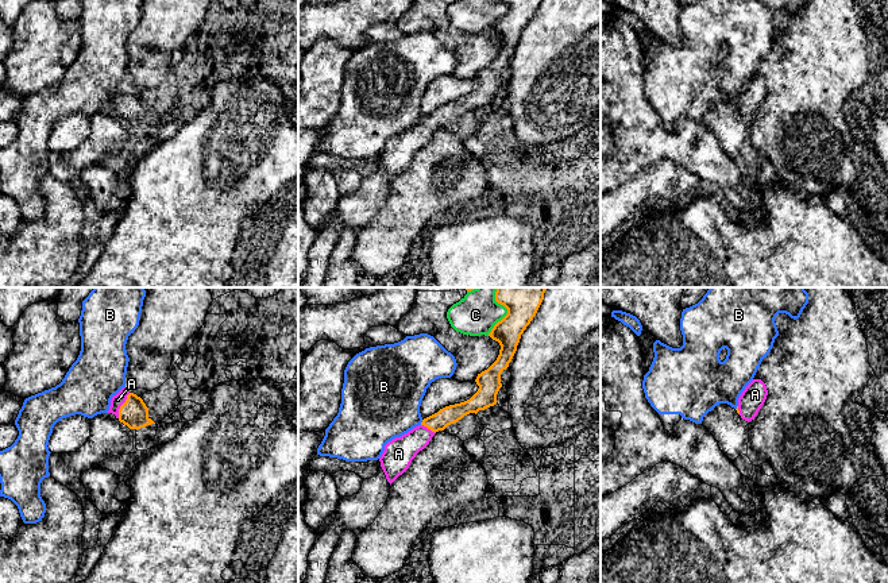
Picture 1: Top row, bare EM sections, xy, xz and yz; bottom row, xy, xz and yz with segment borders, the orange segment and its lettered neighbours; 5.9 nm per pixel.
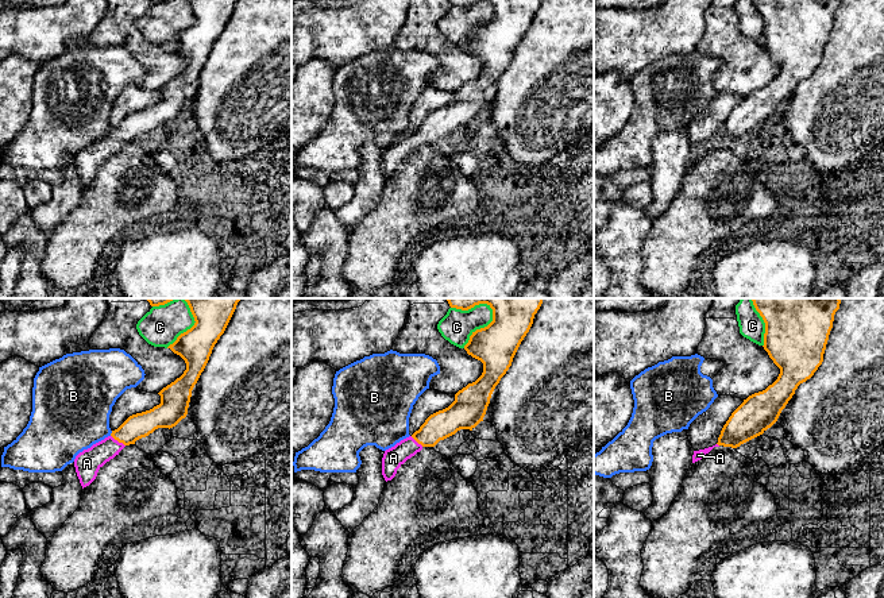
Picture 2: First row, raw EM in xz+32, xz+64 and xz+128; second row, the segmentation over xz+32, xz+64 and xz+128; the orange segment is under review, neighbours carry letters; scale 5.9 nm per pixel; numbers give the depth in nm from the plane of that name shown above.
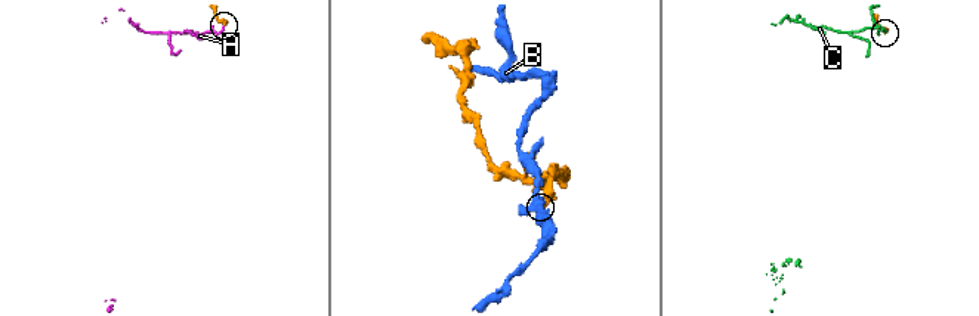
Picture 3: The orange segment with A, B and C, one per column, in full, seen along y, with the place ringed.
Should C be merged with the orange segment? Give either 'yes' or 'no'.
no

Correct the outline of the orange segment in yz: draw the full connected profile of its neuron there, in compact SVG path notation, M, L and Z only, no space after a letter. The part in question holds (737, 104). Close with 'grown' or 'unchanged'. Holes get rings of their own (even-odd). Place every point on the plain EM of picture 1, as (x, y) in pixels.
M753 77L738 96L737 111L745 119L752 119L764 103L768 93L765 81L761 77Z | grown

